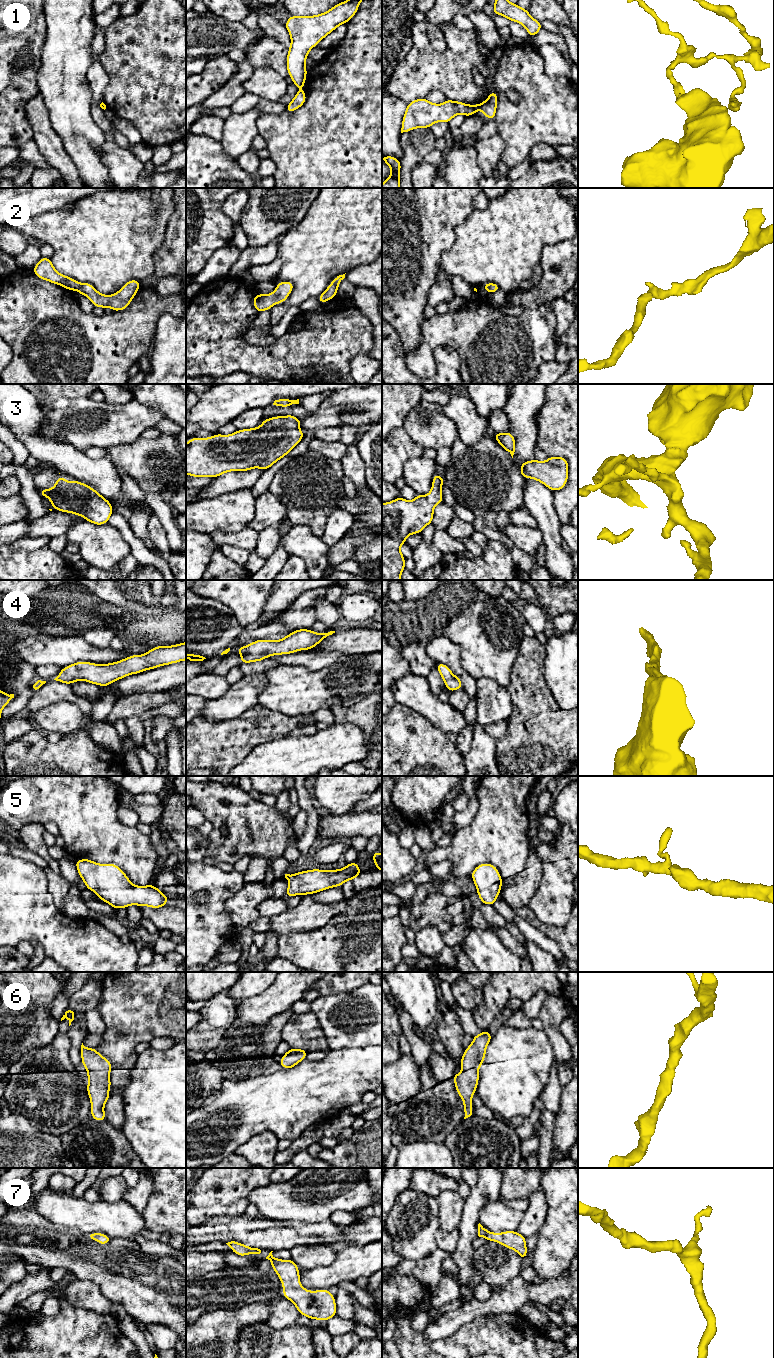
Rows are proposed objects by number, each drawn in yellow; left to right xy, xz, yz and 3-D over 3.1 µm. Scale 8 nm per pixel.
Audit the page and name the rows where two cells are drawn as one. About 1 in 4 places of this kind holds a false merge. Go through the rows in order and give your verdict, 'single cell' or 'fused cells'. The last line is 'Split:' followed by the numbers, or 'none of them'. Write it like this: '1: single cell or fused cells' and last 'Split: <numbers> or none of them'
1: fused cells
2: single cell
3: single cell
4: single cell
5: single cell
6: single cell
7: single cell
Split: 1

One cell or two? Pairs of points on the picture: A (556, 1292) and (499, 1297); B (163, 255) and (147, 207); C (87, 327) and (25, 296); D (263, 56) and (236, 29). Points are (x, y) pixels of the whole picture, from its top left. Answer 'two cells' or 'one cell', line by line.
A: one cell
B: two cells
C: one cell
D: two cells

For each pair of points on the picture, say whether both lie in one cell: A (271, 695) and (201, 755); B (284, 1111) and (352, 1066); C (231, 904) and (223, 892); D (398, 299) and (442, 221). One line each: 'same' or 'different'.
A: different
B: same
C: different
D: same

